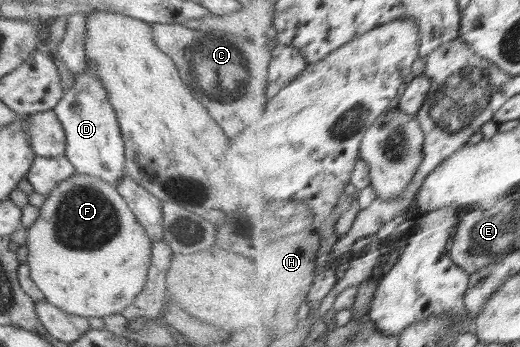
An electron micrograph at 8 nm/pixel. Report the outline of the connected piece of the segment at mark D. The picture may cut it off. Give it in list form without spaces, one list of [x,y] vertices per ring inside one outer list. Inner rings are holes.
[[[87,67],[82,75],[74,78],[74,86],[64,92],[62,99],[53,111],[63,125],[66,136],[65,156],[75,167],[77,174],[93,176],[107,182],[113,188],[119,179],[125,176],[125,155],[122,132],[117,122],[117,115],[107,98],[107,89],[99,75]]]

